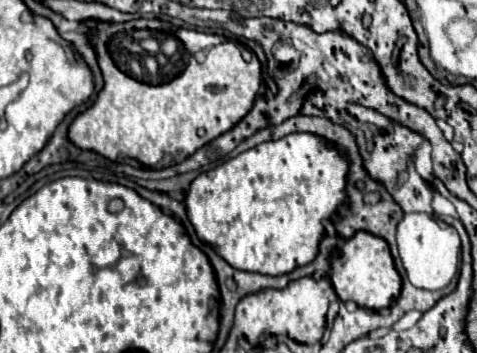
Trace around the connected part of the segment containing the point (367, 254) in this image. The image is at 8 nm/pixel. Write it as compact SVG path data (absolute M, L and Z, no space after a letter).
M357 232L353 238L341 244L341 254L331 260L331 282L343 302L355 302L369 310L389 308L401 294L401 276L395 268L389 244L369 232Z

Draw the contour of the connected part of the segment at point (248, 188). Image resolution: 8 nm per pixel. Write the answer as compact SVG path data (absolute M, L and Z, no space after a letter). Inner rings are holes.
M297 132L279 140L263 142L235 158L225 160L217 168L199 174L191 182L185 206L197 236L203 242L217 246L215 252L233 268L281 276L315 260L321 236L325 234L323 222L329 220L347 200L347 178L349 160L331 140L311 132Z

